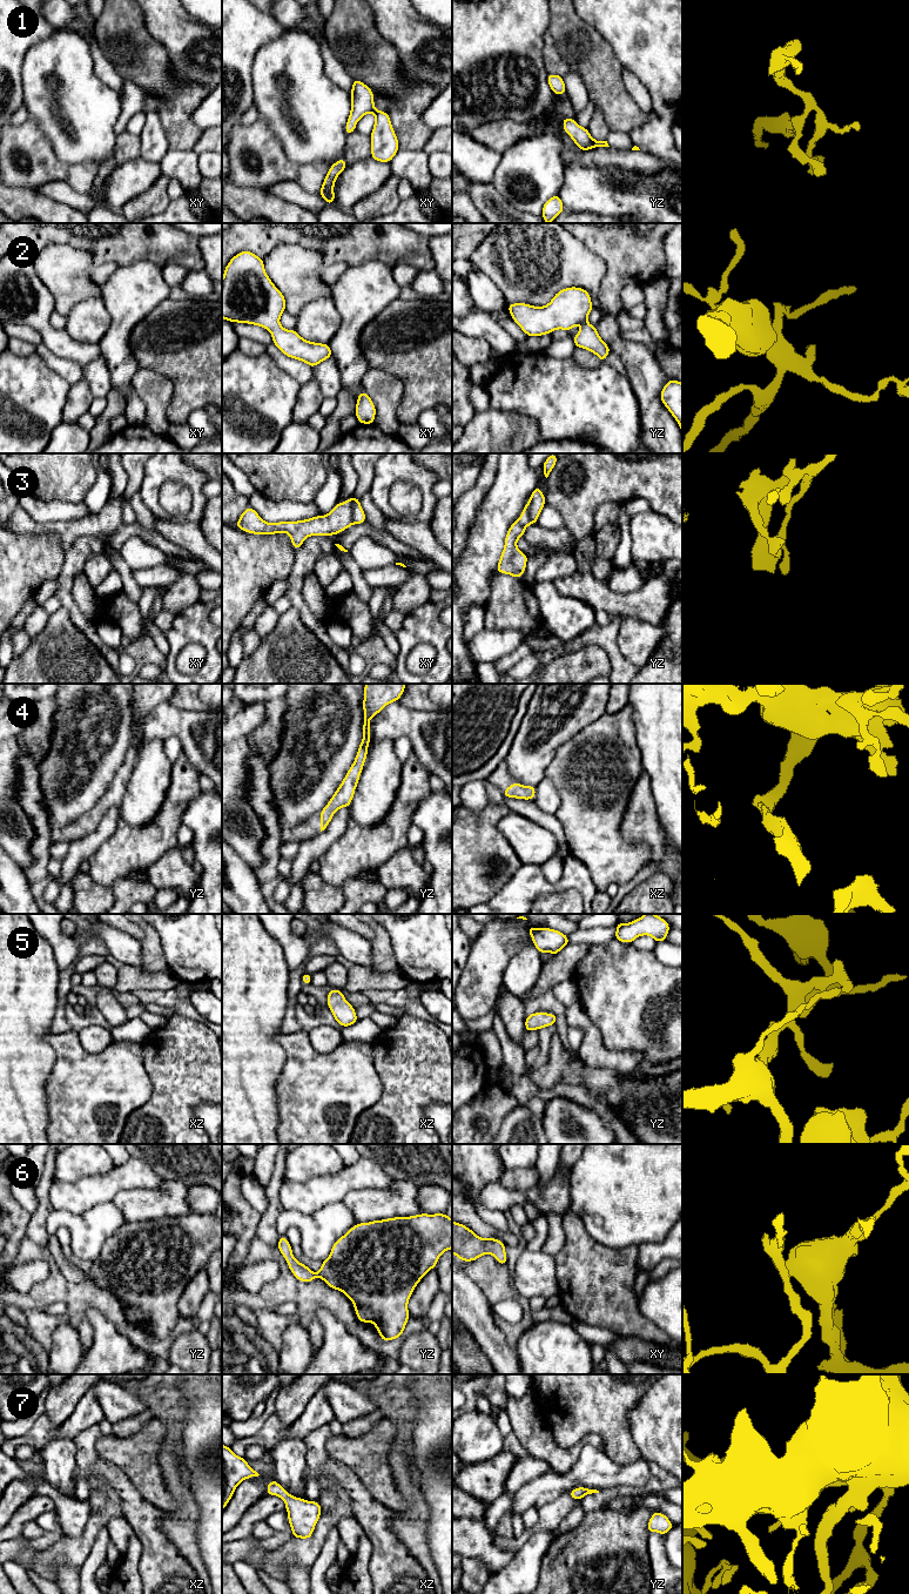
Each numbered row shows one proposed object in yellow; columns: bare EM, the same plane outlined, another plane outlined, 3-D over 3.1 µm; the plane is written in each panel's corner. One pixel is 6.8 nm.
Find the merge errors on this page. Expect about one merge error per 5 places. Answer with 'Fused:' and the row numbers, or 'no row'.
Fused: 3

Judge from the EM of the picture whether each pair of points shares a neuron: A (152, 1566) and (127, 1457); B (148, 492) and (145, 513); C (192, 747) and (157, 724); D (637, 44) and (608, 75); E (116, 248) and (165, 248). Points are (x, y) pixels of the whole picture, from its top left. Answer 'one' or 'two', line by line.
A: two
B: two
C: one
D: two
E: one

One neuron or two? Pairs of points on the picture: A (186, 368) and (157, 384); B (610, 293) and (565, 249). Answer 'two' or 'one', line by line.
A: two
B: two

